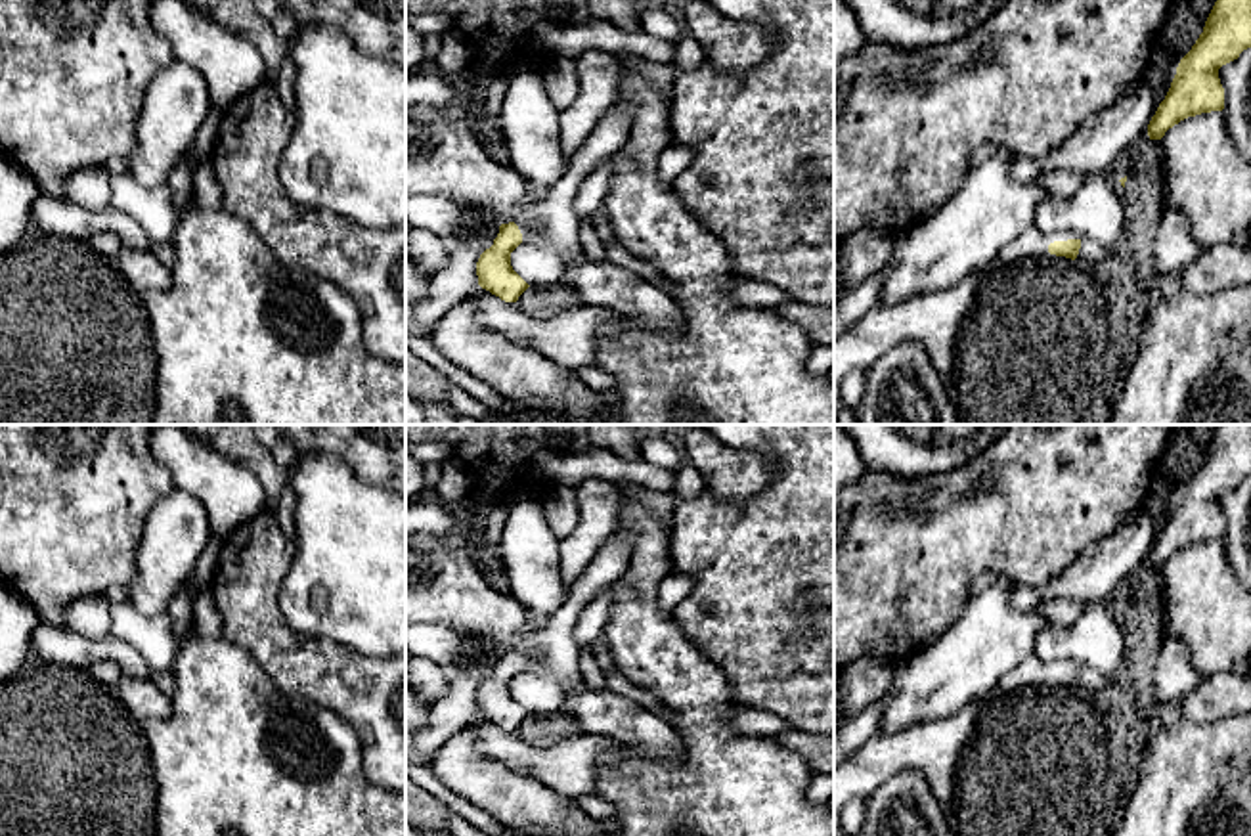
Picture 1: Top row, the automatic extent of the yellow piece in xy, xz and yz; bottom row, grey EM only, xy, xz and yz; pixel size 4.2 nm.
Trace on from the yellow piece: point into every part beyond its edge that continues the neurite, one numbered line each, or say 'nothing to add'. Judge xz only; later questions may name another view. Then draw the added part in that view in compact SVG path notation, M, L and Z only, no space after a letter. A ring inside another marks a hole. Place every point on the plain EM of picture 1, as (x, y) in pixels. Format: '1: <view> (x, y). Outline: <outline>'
1: xz (528, 659). Outline: M515 649L515 652L518 654L522 662L522 670L534 668L536 660L539 658L539 654L528 652L526 649Z

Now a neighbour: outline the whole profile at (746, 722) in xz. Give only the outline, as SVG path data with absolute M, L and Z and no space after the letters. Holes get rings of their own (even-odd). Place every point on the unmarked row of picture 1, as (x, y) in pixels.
M740 708L736 714L731 715L731 727L744 737L765 737L777 738L780 733L790 731L786 719L773 712L765 710L750 710Z

